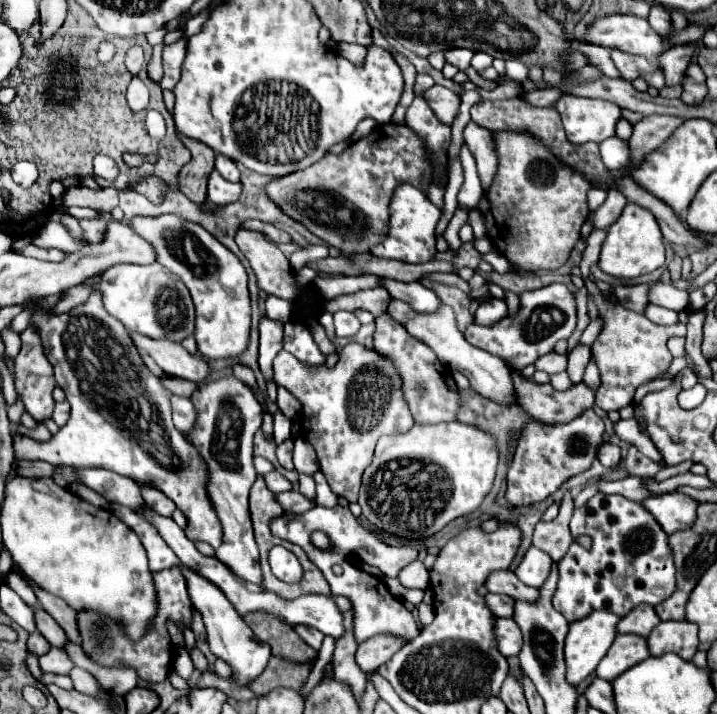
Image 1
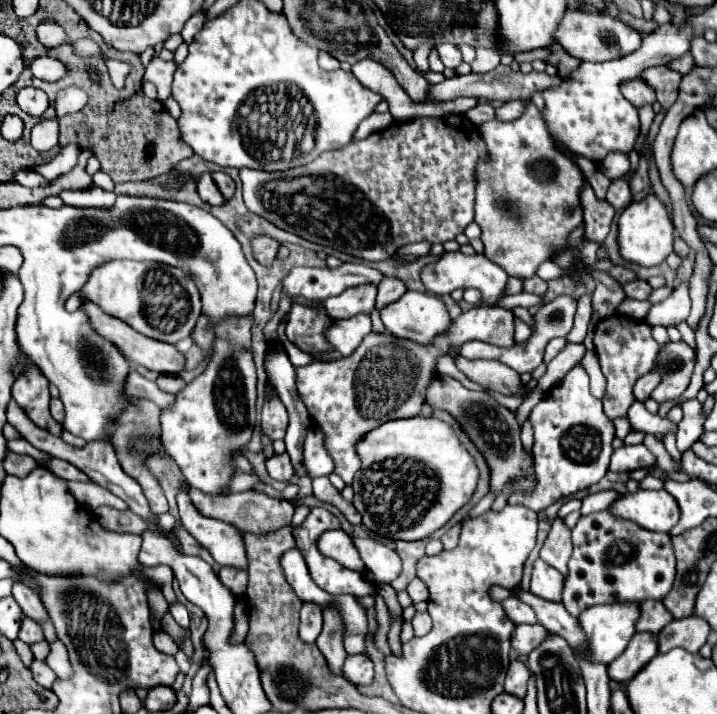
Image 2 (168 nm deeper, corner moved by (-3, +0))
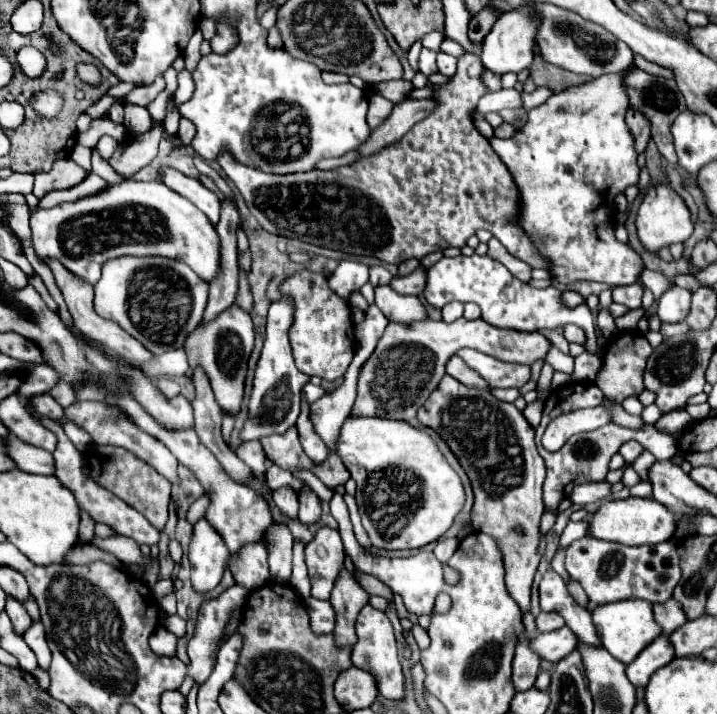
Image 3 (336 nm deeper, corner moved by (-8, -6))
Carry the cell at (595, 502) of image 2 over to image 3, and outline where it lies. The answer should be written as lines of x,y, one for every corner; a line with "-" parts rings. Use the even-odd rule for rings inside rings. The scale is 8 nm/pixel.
585,519
585,521
579,521
579,523
573,523
573,521
571,521
571,523
565,527
563,535
561,535
559,547
567,547
567,545
573,543
575,539
587,535
587,531
589,531
589,521
587,521
587,519

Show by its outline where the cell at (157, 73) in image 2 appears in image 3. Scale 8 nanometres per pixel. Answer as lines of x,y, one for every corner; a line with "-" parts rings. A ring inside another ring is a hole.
173,97
167,101
167,115
165,115
165,121
163,121
163,125
165,125
165,131
169,133
169,135
177,135
177,127
179,127
179,111
177,111
177,107
173,105

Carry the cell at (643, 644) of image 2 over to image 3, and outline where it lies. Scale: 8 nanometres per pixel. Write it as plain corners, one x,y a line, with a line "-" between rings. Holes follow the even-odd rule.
659,635
655,641
651,641
651,645
647,645
647,649
643,649
643,653
639,653
639,657
635,657
635,661
631,661
631,665
627,665
627,679
635,687
645,687
649,677
673,657
675,651
671,649
669,637

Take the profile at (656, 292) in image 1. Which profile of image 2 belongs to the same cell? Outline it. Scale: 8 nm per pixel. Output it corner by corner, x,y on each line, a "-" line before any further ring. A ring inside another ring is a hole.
636,279
636,281
628,281
628,283
622,283
622,289
624,289
624,295
626,297
632,297
632,299
648,299
650,295
650,285
642,279

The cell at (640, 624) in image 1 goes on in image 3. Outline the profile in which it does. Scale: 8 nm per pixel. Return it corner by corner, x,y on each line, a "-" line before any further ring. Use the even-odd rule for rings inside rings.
675,599
653,605
653,615
655,615
655,621
661,627
663,635
671,635
675,629
679,629
687,621
681,605

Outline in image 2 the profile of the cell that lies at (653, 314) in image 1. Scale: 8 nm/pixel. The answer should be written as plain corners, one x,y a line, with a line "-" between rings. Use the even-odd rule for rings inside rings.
624,299
620,305
618,305
618,313
620,315
626,315
634,321
642,321
648,313
652,305
648,301
636,301
636,299

